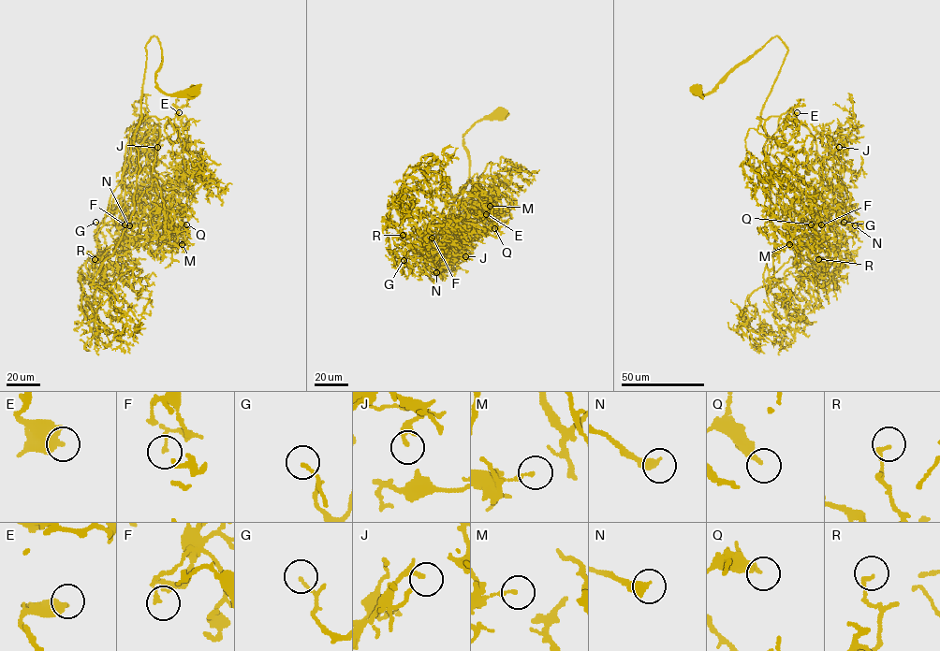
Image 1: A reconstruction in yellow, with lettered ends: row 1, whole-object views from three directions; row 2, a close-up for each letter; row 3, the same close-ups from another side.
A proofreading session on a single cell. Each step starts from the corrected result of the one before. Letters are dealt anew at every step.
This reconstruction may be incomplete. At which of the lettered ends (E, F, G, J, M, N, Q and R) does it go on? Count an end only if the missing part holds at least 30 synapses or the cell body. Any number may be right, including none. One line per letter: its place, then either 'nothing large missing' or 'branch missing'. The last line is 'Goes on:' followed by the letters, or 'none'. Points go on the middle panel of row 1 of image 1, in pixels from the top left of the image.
E: at (486, 214); nothing large missing
F: at (432, 238); nothing large missing
G: at (403, 260); nothing large missing
J: at (465, 256); nothing large missing
M: at (490, 206); nothing large missing
N: at (436, 272); nothing large missing
Q: at (494, 228); nothing large missing
R: at (403, 235); nothing large missing
Goes on: none

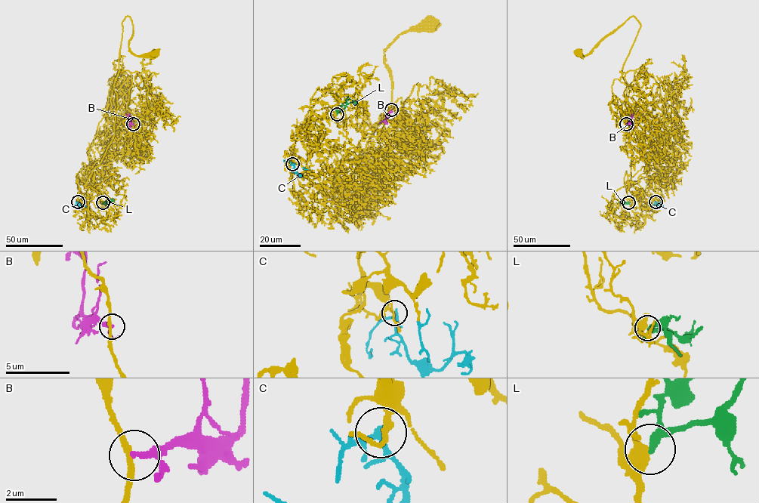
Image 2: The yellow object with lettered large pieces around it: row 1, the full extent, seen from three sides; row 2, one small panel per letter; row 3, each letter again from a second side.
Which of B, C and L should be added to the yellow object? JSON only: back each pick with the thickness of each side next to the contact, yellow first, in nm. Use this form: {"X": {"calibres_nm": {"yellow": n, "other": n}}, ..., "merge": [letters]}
{"merge": []}

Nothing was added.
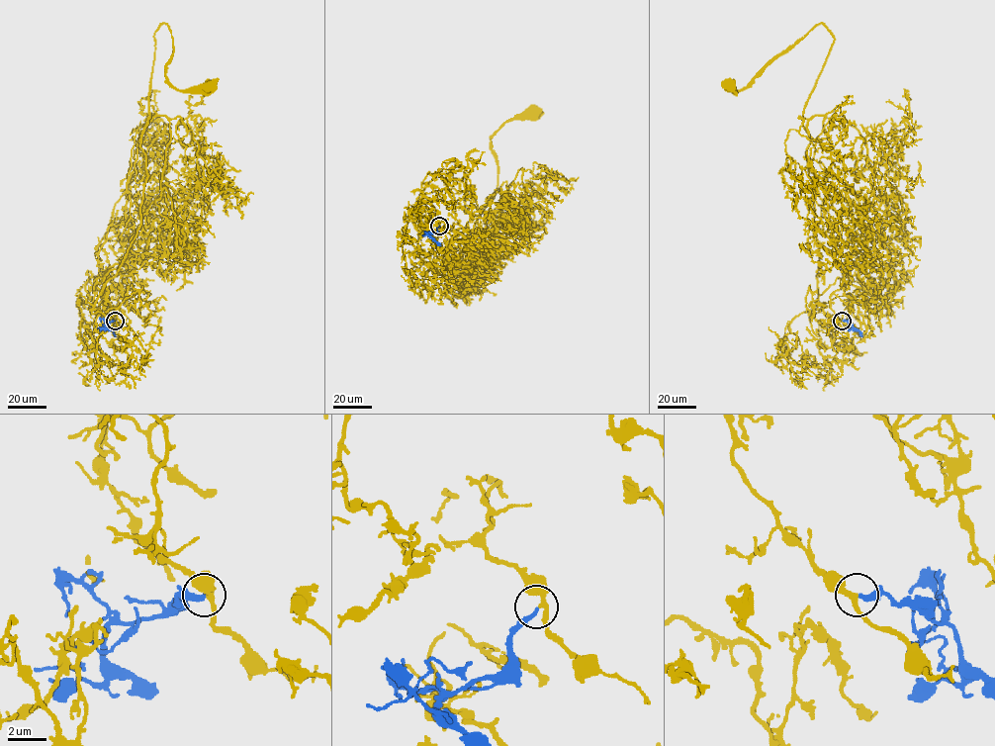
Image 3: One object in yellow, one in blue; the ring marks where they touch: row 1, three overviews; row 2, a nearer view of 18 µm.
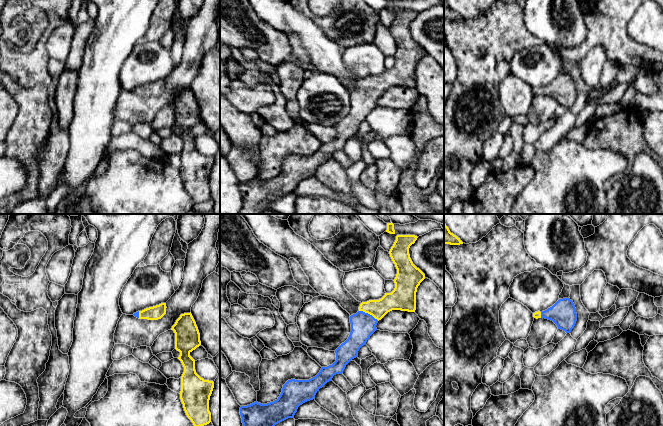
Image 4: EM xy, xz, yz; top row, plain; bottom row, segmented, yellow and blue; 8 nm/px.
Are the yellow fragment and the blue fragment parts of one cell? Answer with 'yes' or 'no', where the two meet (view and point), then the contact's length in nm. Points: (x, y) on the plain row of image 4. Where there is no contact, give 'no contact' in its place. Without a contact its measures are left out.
yes; contact xz (369, 89); length 180 nm

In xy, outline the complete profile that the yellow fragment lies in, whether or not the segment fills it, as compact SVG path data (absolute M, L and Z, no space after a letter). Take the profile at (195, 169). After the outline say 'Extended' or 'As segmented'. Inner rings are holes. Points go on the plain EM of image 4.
M190 89L181 90L172 102L175 109L175 125L180 128L184 148L181 152L180 175L187 193L195 203L211 198L209 176L214 158L204 156L195 146L195 136L190 129L201 121L200 109Z. As segmented

